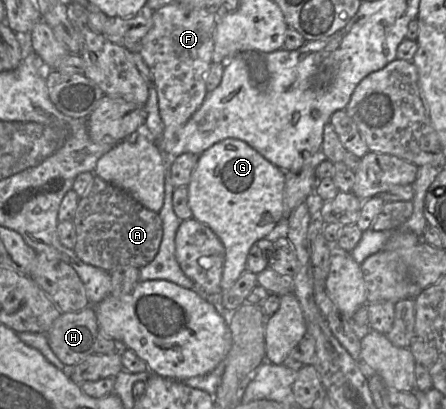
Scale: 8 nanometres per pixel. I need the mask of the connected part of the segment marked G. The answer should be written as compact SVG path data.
M227 138L215 143L199 157L187 185L189 207L193 218L207 225L221 240L225 247L221 288L230 289L246 270L247 256L251 247L260 239L283 234L285 171L264 158L245 141Z

